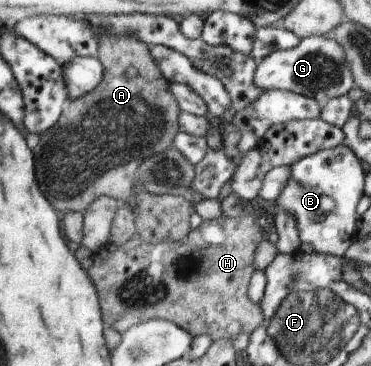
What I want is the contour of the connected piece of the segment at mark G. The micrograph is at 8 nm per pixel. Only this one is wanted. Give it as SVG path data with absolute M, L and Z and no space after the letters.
M310 36L299 40L296 47L269 53L254 70L252 83L262 91L290 90L314 98L321 107L328 99L344 95L352 87L352 73L346 61L345 49L328 36Z

